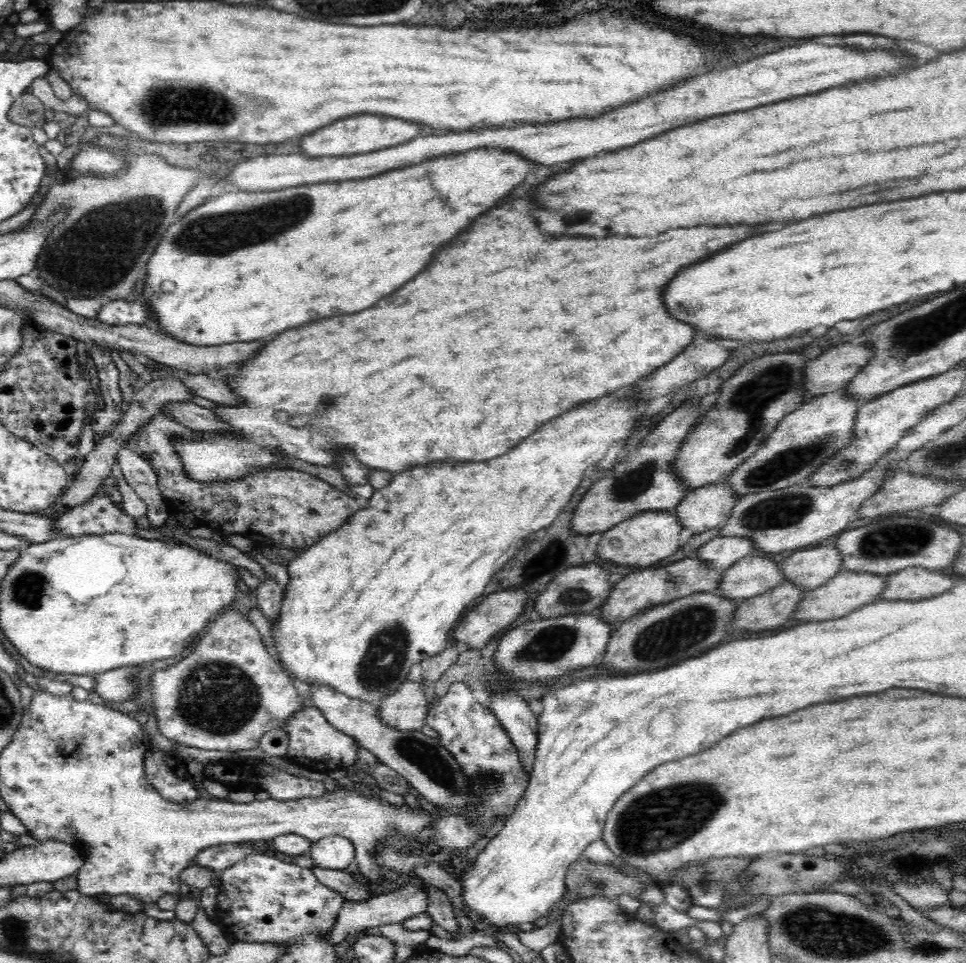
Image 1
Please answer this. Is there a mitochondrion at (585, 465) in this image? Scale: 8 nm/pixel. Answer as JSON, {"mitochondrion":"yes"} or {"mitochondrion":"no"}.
{"mitochondrion":"no"}

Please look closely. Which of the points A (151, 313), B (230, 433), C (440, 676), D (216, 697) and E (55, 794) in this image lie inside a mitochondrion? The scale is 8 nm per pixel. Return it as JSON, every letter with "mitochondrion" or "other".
{"A":"other","B":"other","C":"other","D":"mitochondrion","E":"mitochondrion"}

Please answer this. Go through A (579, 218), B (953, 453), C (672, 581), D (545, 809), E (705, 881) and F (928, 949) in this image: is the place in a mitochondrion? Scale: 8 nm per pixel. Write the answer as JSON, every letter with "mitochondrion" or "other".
{"A":"other","B":"mitochondrion","C":"mitochondrion","D":"other","E":"mitochondrion","F":"mitochondrion"}

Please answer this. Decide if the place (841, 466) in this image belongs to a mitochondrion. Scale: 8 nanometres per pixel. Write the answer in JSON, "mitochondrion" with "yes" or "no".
{"mitochondrion":"yes"}

